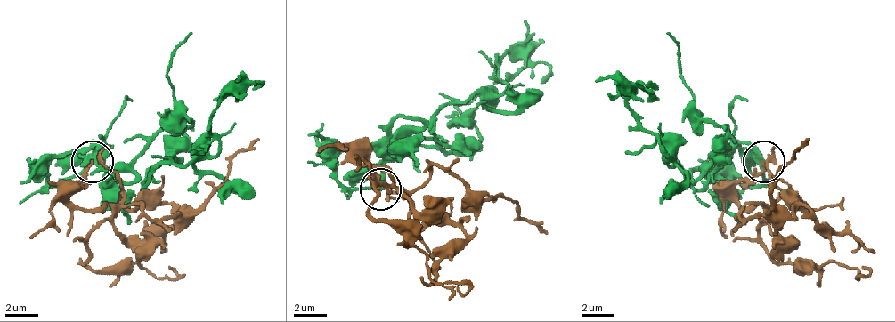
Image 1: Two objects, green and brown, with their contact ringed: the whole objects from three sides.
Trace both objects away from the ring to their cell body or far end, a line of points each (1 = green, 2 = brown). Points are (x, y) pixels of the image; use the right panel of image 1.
1: (765, 161), (736, 148), (715, 169), (703, 169), (690, 181), (628, 102), (636, 82), (648, 82), (656, 90)
2: (765, 161), (736, 186), (744, 211), (765, 206), (748, 202), (744, 219), (765, 219), (777, 173), (810, 140)

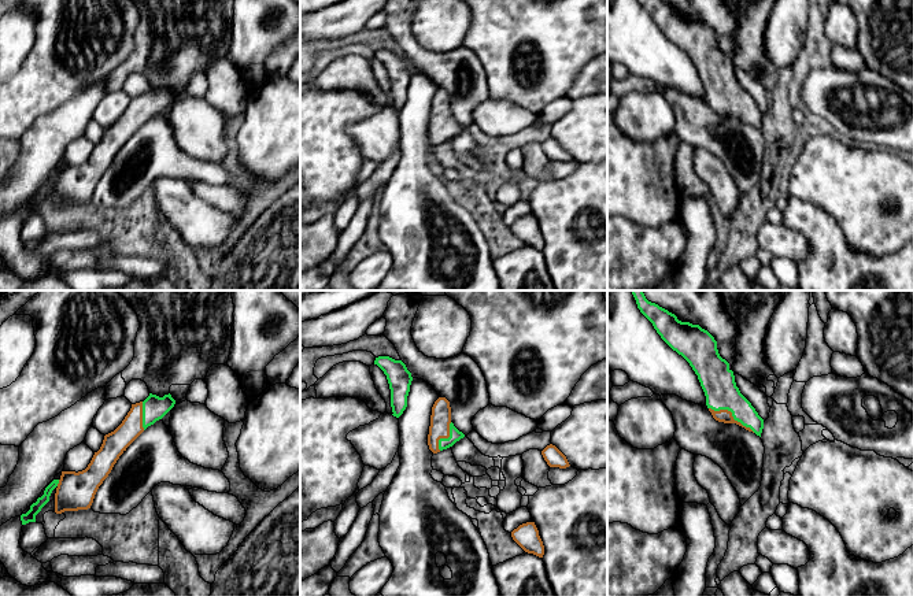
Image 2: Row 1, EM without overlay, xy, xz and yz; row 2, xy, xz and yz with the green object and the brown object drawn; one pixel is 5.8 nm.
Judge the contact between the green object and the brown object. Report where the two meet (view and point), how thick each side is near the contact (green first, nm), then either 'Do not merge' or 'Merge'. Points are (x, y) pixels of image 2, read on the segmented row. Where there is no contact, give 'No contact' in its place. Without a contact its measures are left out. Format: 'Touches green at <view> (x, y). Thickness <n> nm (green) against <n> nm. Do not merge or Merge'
Touches green at yz (732, 415). Thickness 200 nm (green) against 80 nm. Merge

